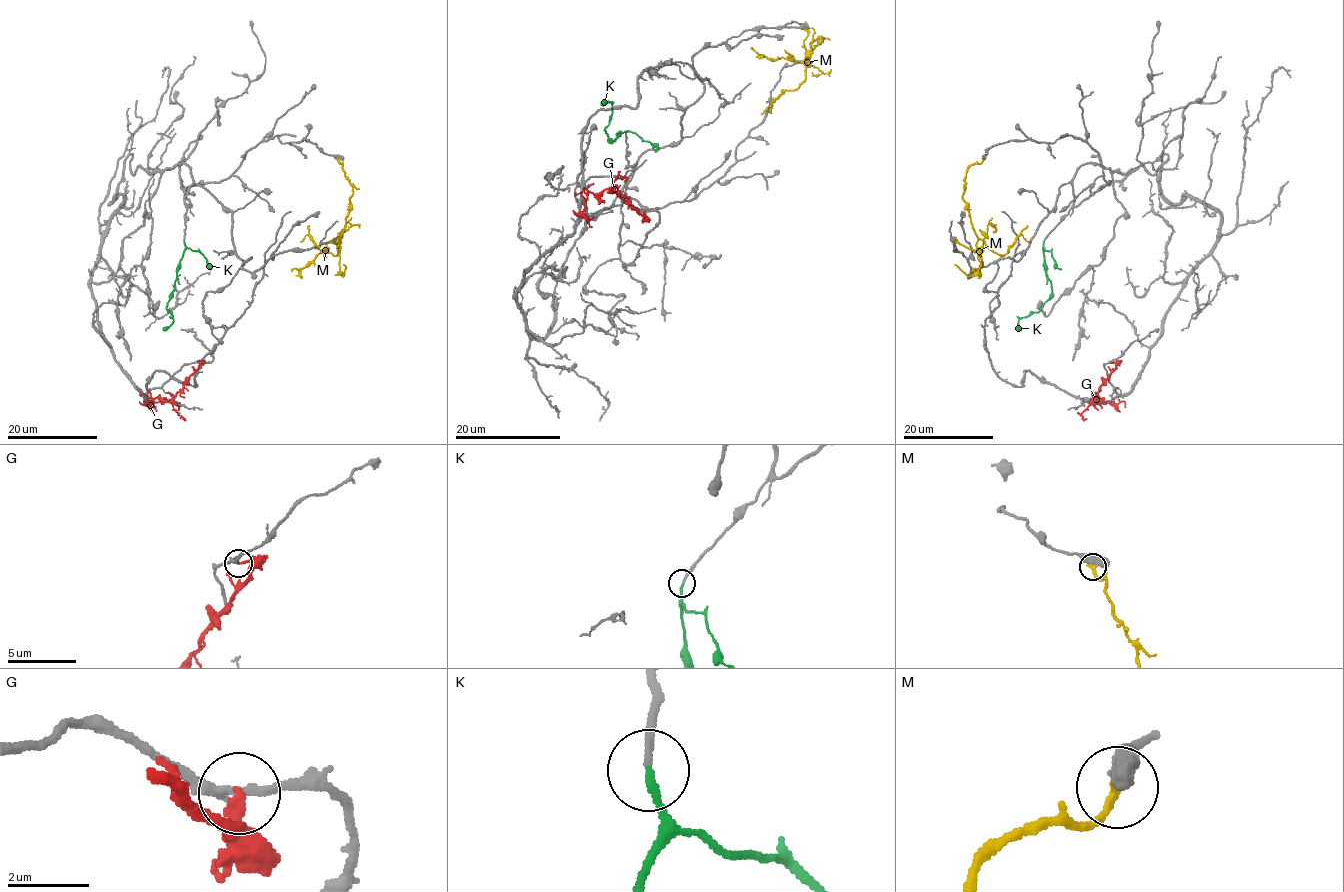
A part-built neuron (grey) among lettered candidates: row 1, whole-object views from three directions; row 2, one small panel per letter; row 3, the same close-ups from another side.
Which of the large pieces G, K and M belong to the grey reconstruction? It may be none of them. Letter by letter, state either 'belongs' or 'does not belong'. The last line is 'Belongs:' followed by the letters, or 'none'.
G: does not belong
K: belongs
M: does not belong
Belongs: K

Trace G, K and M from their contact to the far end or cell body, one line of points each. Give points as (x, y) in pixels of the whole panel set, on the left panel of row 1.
G: (201, 363), (168, 401), (154, 399), (149, 402), (152, 401), (156, 407)
K: (184, 241), (185, 250), (166, 309), (173, 315), (173, 321), (163, 330)
M: (337, 160), (353, 192), (345, 227), (336, 241), (337, 252), (334, 255), (321, 250), (308, 234), (300, 242)

